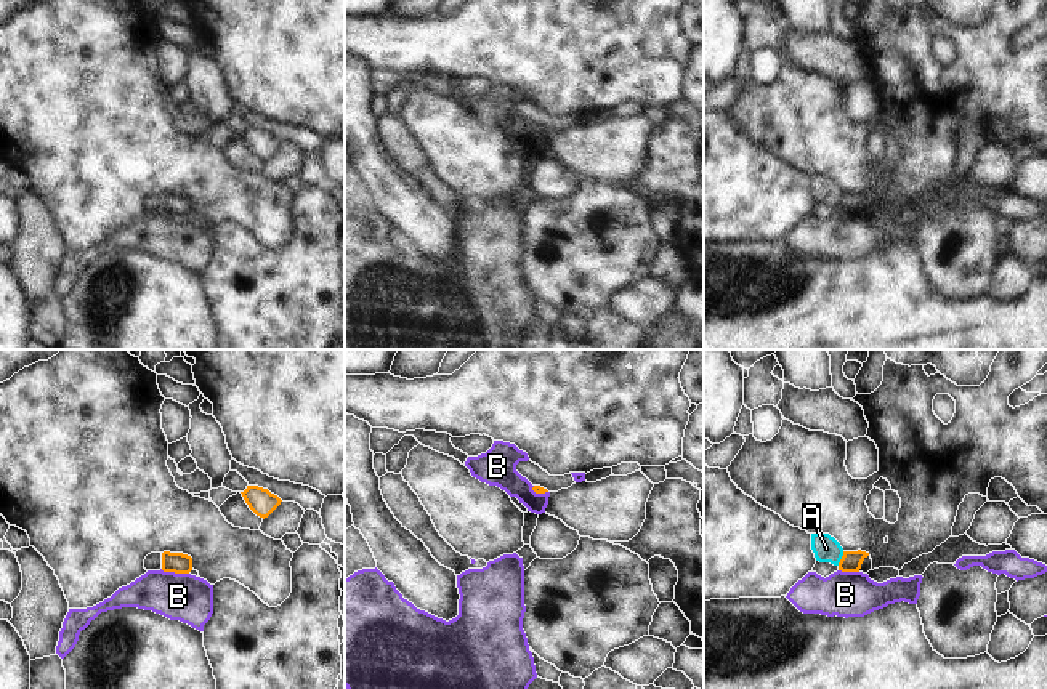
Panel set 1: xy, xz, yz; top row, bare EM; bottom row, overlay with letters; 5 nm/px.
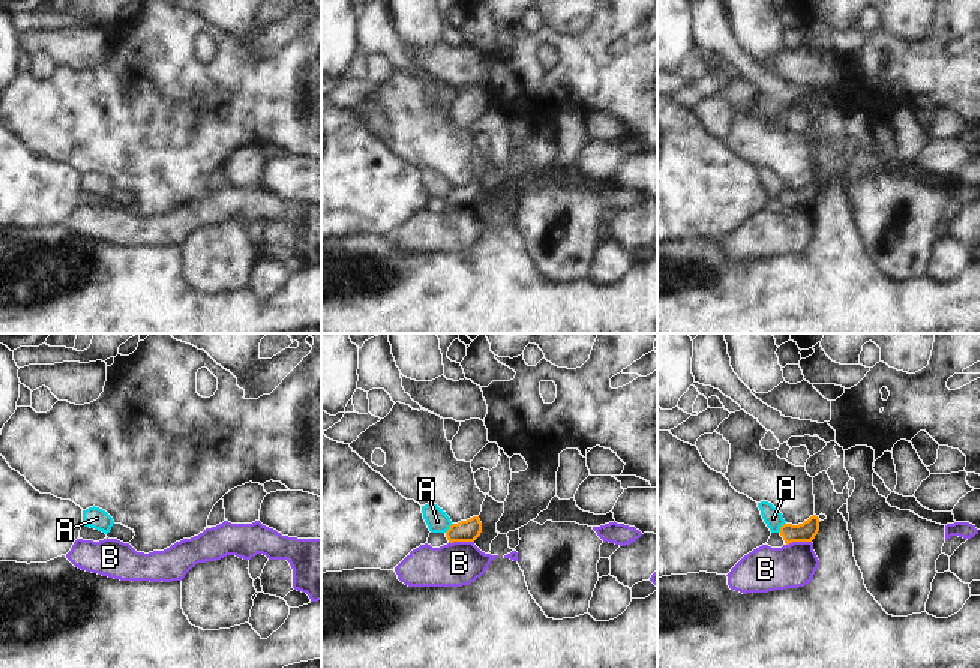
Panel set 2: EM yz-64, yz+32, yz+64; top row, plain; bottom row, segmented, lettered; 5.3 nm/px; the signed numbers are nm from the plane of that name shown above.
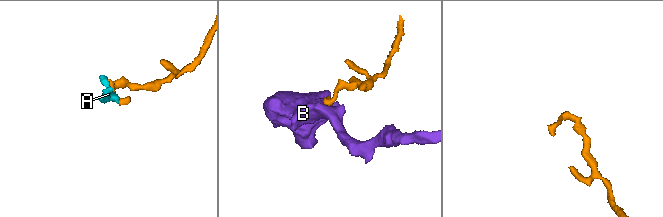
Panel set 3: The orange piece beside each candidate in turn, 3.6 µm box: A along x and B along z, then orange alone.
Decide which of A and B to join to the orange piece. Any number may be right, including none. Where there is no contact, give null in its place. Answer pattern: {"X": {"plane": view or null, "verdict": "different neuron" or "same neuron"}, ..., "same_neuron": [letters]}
{"A": {"plane": "yz", "verdict": "different neuron"}, "B": {"plane": "xy", "verdict": "different neuron"}, "same_neuron": []}

